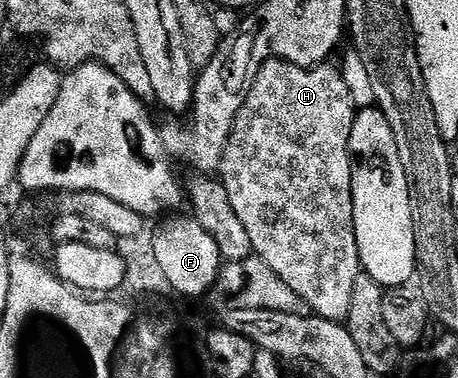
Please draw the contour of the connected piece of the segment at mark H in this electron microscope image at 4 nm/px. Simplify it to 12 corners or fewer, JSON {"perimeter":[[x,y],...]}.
{"perimeter":[[269,59],[218,173],[260,257],[343,322],[362,272],[339,68]]}

